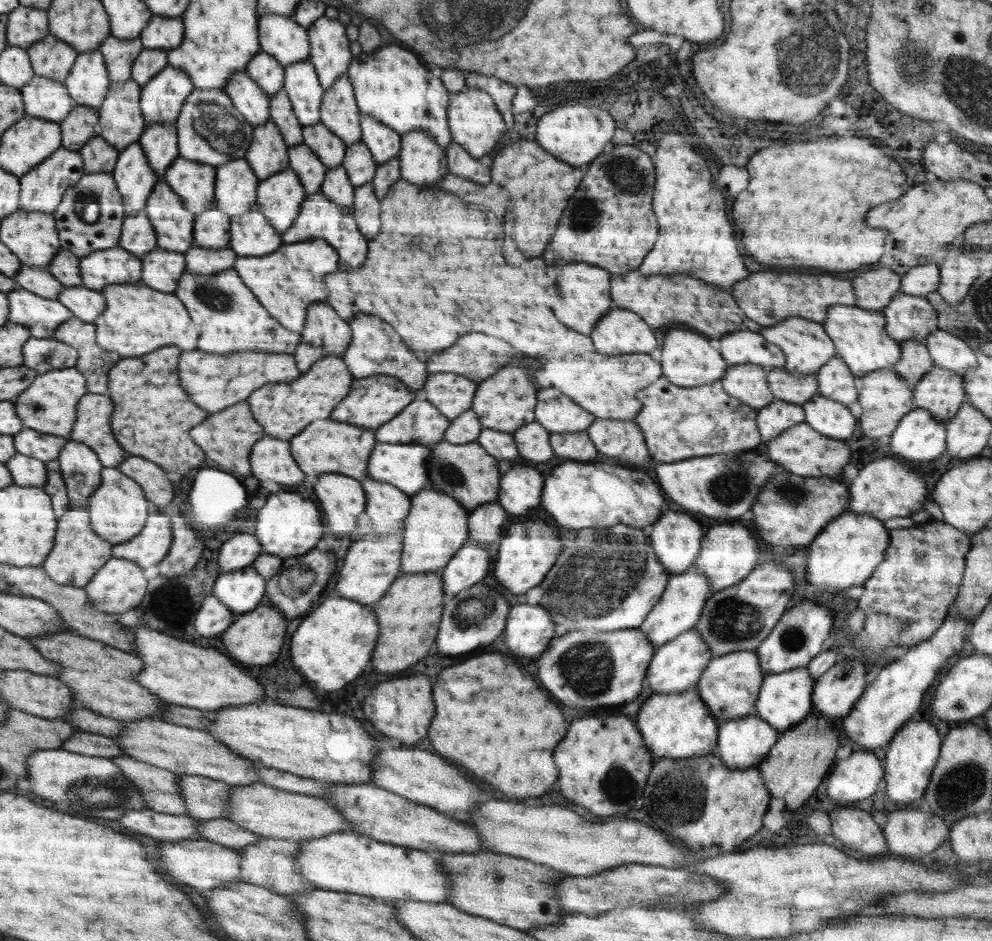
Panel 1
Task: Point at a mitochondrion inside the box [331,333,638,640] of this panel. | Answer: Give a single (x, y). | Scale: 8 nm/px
(464, 615)

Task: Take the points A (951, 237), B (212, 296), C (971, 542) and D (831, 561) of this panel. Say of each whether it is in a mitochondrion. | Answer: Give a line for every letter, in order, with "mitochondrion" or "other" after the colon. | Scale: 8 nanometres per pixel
A: other
B: mitochondrion
C: other
D: other

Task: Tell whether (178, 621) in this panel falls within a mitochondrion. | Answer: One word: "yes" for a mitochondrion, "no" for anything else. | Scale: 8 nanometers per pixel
no

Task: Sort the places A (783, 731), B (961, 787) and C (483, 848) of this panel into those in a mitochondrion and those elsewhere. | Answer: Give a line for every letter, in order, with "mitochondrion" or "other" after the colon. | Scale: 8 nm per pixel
A: other
B: mitochondrion
C: other

